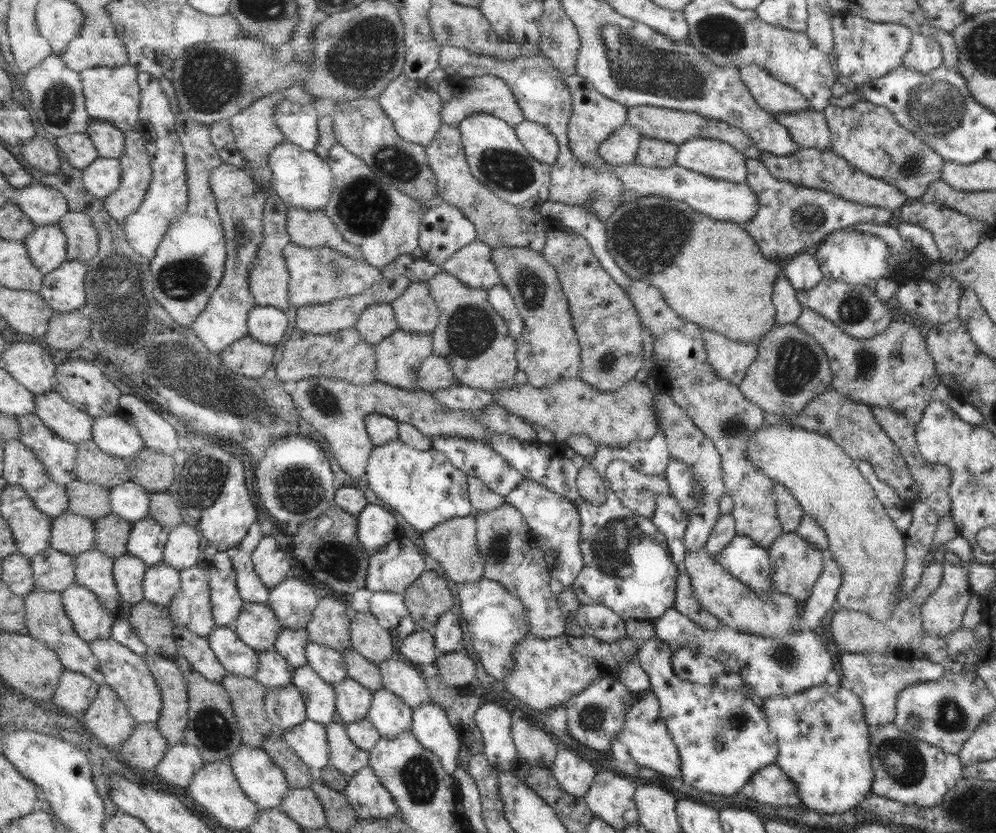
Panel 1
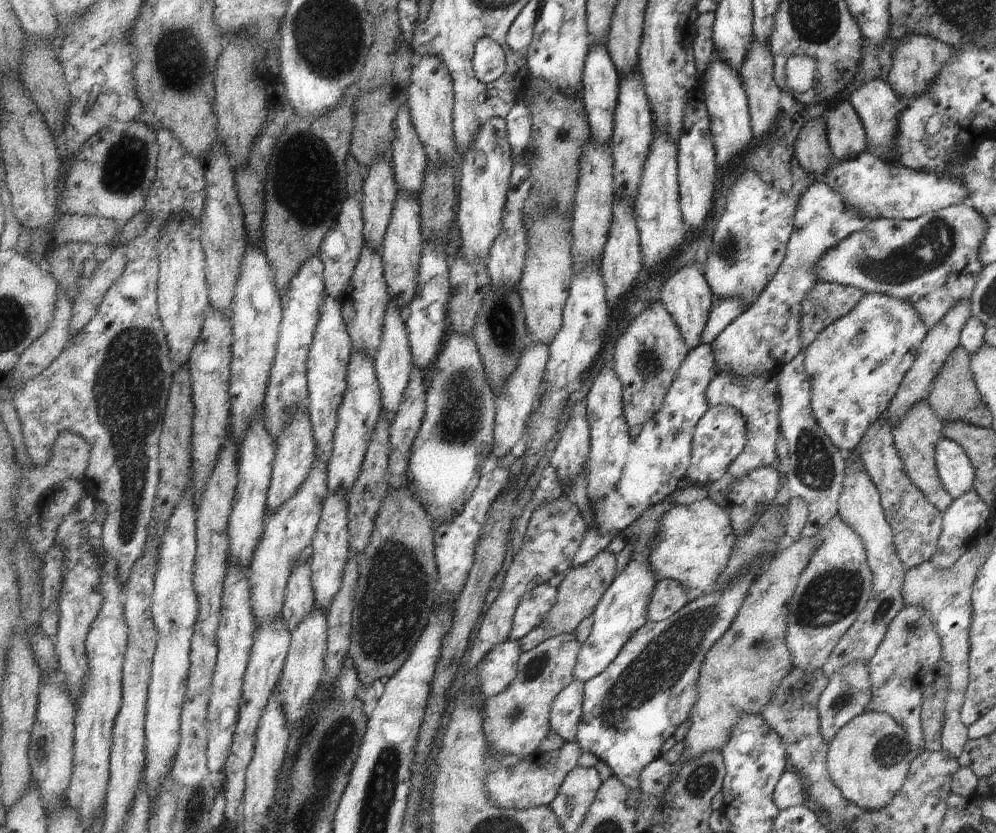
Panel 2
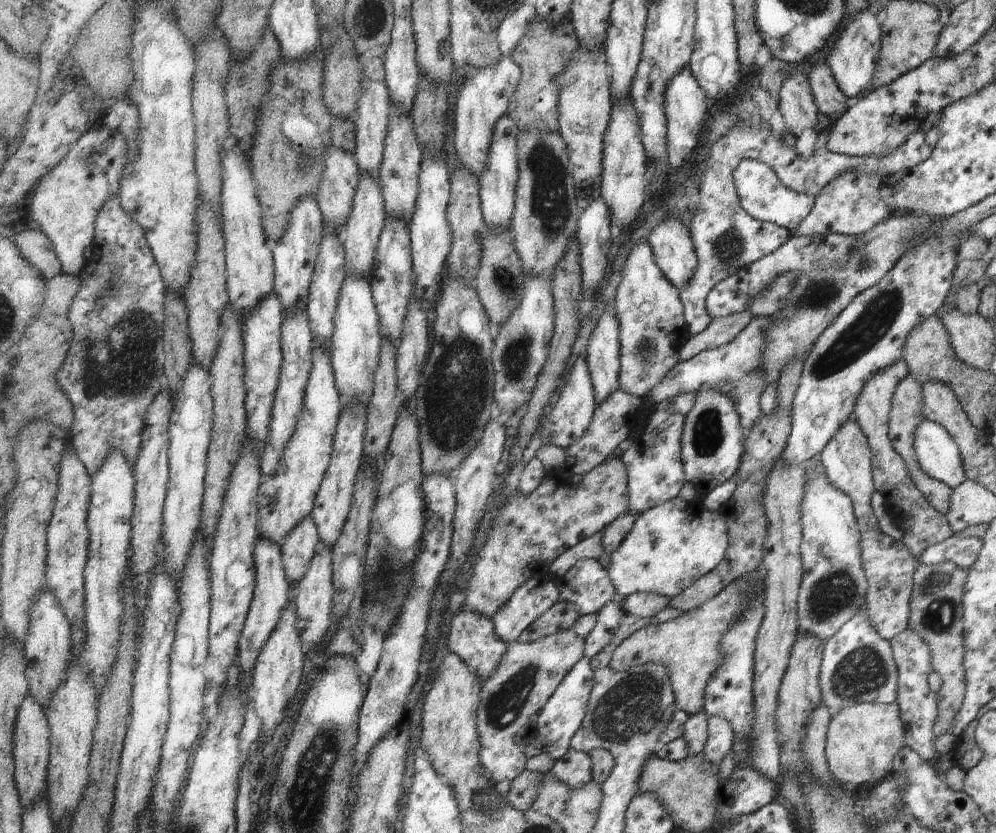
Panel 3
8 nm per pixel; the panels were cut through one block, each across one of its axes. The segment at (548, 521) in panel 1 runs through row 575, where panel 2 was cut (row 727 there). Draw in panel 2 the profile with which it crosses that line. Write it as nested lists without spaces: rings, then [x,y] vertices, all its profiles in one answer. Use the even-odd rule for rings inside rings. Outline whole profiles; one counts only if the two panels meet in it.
[[[575,679],[554,701],[550,724],[564,743],[578,741],[579,726],[584,712],[585,688],[585,682]]]

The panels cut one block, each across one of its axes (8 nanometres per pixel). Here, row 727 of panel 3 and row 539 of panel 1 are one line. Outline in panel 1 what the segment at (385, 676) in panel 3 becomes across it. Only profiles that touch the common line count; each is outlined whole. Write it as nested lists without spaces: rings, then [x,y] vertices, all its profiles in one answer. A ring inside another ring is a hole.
[[[368,504],[357,517],[358,537],[369,555],[379,552],[387,544],[403,536],[397,518],[383,506]]]

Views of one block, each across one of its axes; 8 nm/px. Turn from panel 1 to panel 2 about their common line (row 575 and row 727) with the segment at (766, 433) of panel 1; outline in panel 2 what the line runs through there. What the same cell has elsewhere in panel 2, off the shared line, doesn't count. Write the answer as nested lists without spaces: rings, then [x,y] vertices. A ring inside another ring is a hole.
[[[862,712],[844,724],[828,742],[825,768],[847,802],[863,810],[887,806],[903,784],[912,759],[906,732],[891,716]]]

